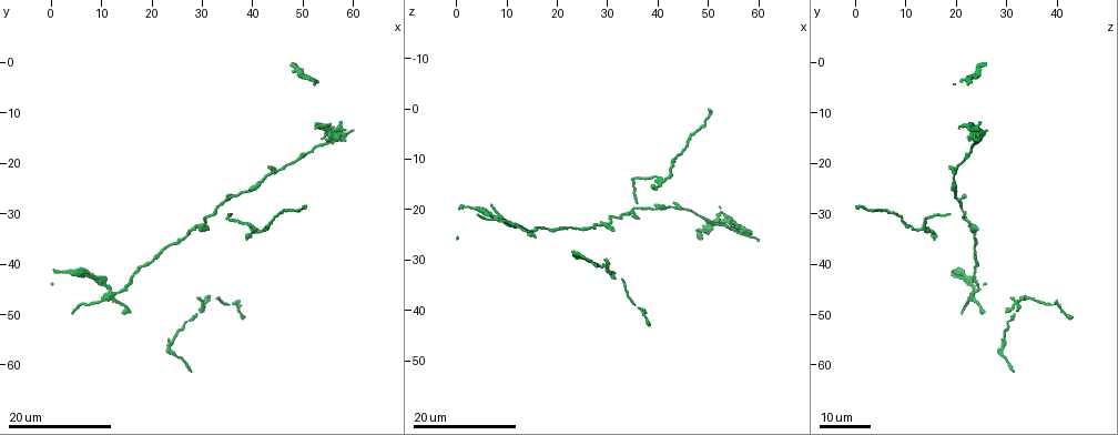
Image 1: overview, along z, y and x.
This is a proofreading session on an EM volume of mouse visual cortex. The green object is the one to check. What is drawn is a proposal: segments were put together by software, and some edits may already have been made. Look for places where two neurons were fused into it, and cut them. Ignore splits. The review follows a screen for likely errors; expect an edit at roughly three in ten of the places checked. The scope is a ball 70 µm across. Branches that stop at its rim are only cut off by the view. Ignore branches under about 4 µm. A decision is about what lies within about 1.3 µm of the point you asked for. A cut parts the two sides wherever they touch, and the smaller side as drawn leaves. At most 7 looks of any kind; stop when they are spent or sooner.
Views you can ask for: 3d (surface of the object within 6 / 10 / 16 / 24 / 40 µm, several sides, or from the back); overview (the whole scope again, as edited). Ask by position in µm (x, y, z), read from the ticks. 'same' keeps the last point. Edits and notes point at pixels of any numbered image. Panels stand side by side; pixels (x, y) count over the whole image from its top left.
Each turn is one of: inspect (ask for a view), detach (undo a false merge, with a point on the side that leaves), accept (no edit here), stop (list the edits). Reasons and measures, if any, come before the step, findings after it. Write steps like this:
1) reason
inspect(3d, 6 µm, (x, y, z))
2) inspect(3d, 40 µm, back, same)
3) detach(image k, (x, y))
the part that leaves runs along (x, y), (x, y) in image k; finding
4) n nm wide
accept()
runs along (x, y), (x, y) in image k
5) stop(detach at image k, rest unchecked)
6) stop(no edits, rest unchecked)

looks like a crossing
inspect(3d, 24 µm, (30.5, 48.0, 31.5))

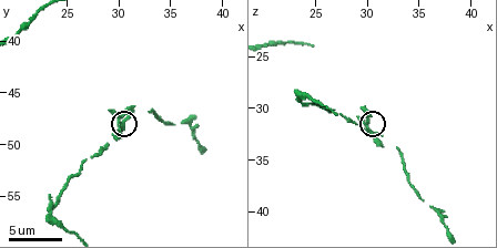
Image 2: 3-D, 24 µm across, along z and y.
inspect(3d, 6 µm, (30.2, 48.0, 32.0))

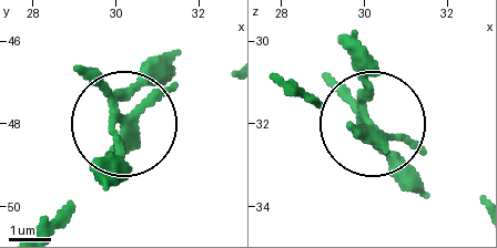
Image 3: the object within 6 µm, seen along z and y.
5 arms
detach(image 3, (111, 163))
a second neuron is stuck on

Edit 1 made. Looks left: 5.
three-way junction
inspect(3d, 16 µm, (35.0, 27.5, 20.5))

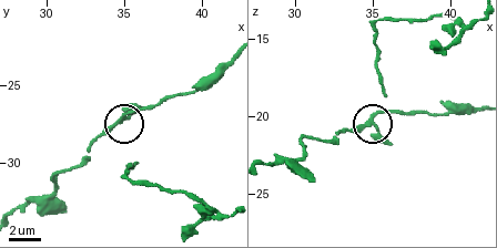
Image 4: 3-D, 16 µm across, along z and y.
closer look
inspect(3d, 10 µm, (34.8, 27.4, 20.6))

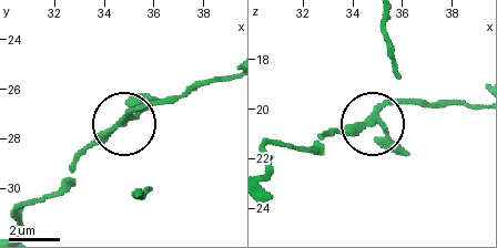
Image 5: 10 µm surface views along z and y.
210 nm wide
accept()
continuous, no second neuron

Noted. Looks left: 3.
inspect(overview)

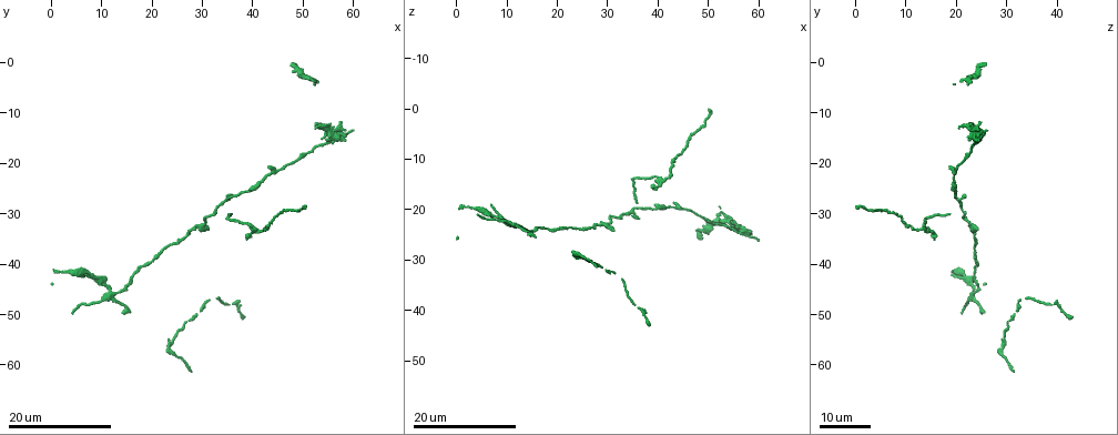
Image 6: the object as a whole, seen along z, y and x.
calibre changes
inspect(3d, 16 µm, (41.5, 33.5, 13.5))

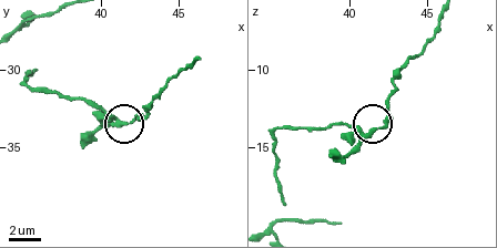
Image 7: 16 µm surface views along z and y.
zoom in
inspect(3d, 6 µm, (41.8, 33.6, 13.8))

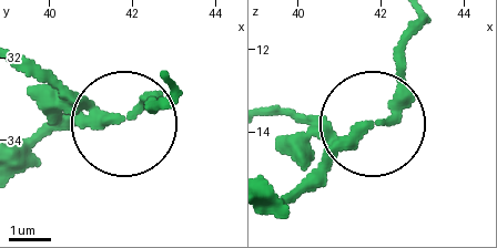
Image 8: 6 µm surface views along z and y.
240 nm wide
detach(image 8, (44, 71))
the part that leaves runs along (85, 105), (26, 73) in image 8; a second neuron is stuck on

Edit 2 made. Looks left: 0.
stop(detach at image 3, detach at image 8, rest unchecked)

